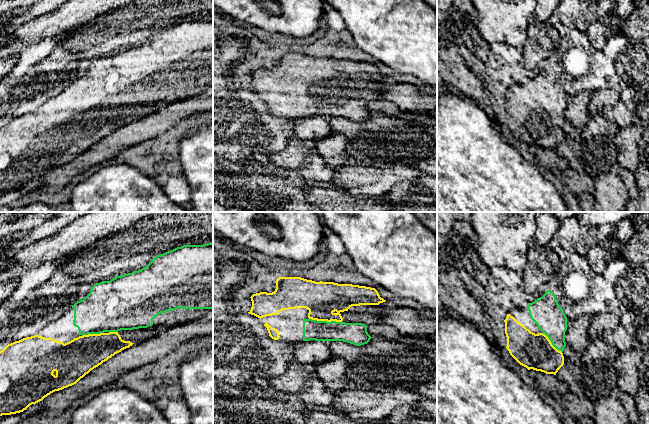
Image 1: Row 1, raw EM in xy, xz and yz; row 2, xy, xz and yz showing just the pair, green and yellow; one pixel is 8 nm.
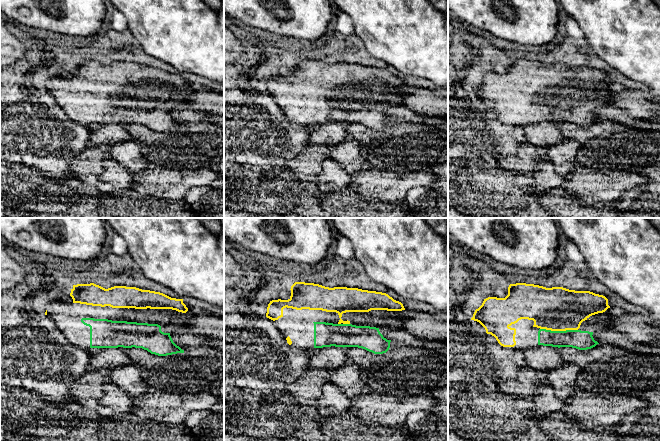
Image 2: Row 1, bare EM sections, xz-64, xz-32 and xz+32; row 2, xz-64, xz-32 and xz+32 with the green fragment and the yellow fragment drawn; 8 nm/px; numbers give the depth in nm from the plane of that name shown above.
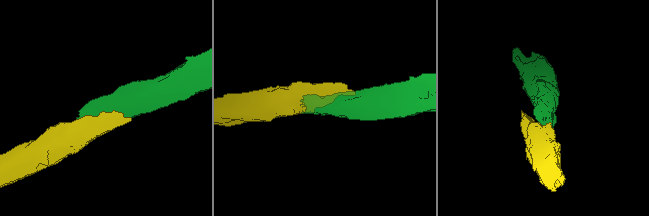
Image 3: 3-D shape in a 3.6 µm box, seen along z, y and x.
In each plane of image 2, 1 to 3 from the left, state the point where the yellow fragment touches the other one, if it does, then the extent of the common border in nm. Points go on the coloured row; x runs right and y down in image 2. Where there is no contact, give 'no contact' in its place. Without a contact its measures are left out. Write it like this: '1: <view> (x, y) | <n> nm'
1: no contact
2: xz-32 (346, 324) | 60 nm
3: xz+32 (559, 331) | 300 nm

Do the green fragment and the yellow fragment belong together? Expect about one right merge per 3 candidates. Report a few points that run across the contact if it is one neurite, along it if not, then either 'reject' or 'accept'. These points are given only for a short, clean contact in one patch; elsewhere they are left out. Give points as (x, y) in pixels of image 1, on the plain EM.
xz (353, 109), (335, 106), (325, 97), (321, 93), (321, 74) | accept

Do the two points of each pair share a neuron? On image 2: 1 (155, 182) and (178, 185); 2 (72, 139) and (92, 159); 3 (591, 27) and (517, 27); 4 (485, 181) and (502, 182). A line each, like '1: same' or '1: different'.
1: same
2: different
3: different
4: different

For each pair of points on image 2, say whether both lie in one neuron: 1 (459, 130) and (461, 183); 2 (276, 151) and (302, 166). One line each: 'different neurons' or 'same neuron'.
1: different neurons
2: different neurons

